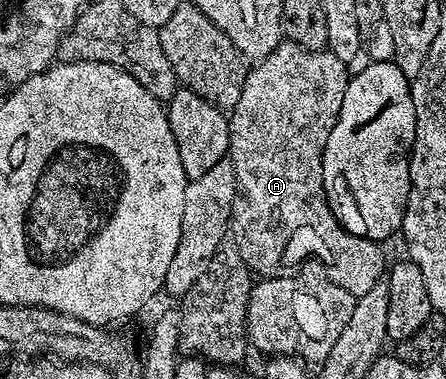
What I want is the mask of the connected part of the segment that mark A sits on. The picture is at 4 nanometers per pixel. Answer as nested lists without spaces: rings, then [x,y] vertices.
[[[286,40],[248,69],[247,79],[241,88],[241,100],[237,100],[229,114],[229,161],[235,173],[235,199],[229,234],[252,275],[260,279],[285,278],[289,271],[298,271],[295,269],[299,262],[312,258],[323,265],[322,273],[327,279],[333,284],[341,284],[345,292],[354,294],[358,299],[384,277],[389,261],[383,255],[384,247],[380,243],[341,225],[323,191],[325,144],[329,140],[329,132],[333,132],[333,124],[337,124],[348,81],[348,63],[337,60],[330,50],[305,50]]]

